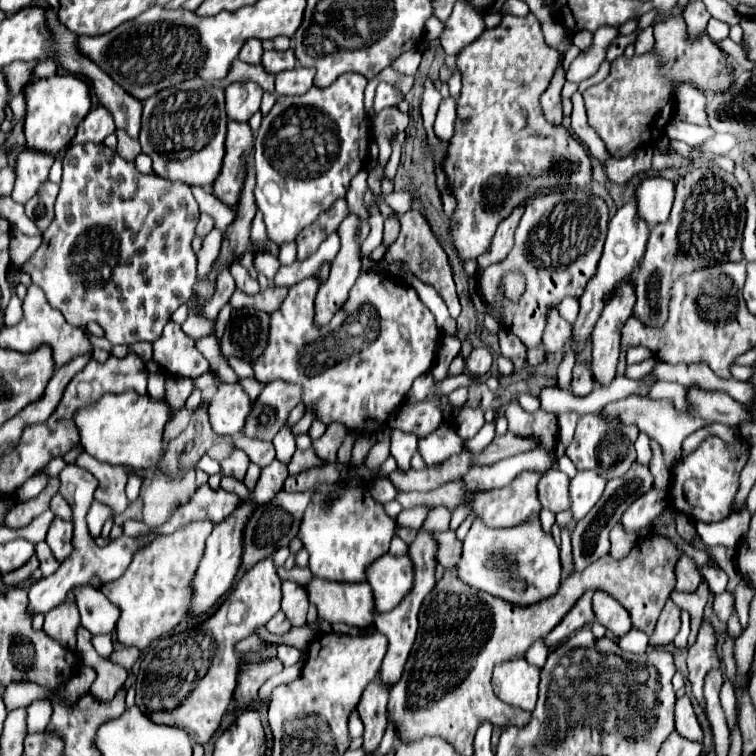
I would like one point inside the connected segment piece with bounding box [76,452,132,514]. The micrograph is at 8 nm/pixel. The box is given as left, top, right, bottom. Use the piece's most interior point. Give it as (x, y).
(112, 479)

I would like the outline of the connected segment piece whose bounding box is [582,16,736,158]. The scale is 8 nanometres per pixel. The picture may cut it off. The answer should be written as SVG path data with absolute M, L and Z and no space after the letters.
M668 16L660 22L654 24L654 50L642 56L620 56L612 62L612 70L608 74L606 80L602 80L600 84L590 86L588 90L584 90L584 102L586 102L586 112L588 112L588 124L600 134L600 138L604 140L610 156L614 158L624 158L630 152L634 152L636 148L648 144L646 134L648 128L652 134L662 134L664 126L670 122L670 114L674 108L674 92L680 84L692 84L702 92L728 92L732 88L734 82L734 66L730 64L728 56L724 50L720 50L720 46L704 32L698 38L690 38L688 34L688 26L684 22L682 16Z

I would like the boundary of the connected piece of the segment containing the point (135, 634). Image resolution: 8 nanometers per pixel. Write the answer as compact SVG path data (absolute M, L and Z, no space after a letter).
M202 520L182 526L170 536L154 538L152 542L136 550L130 566L118 580L102 584L100 590L104 592L104 596L122 610L116 626L118 642L144 650L152 640L172 632L188 616L192 600L192 580L196 574L194 570L200 564L206 538L210 536L212 528L212 522Z

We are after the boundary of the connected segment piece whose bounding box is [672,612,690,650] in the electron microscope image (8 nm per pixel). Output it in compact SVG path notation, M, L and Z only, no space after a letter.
M682 612L682 628L680 628L680 632L676 634L676 638L674 638L674 642L672 642L676 650L686 648L688 634L690 634L690 616L688 616L688 612Z

